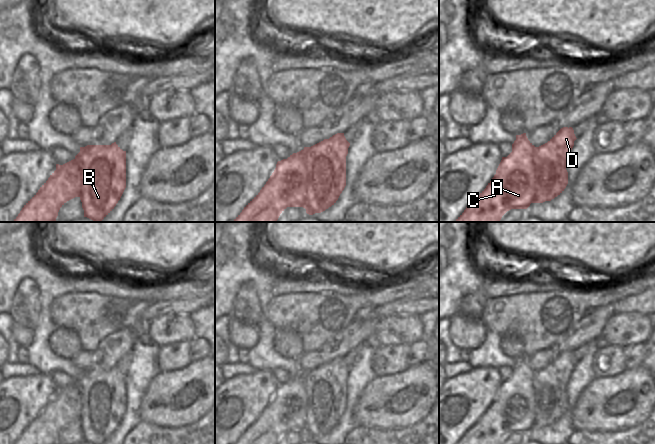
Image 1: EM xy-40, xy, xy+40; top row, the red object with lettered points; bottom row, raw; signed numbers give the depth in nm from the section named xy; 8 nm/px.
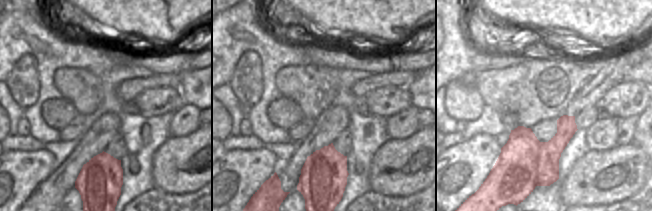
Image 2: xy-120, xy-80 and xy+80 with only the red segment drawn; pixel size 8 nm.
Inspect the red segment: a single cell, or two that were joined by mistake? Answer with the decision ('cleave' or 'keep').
cleave

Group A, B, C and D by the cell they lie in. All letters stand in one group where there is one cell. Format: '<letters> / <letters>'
A C / B D

